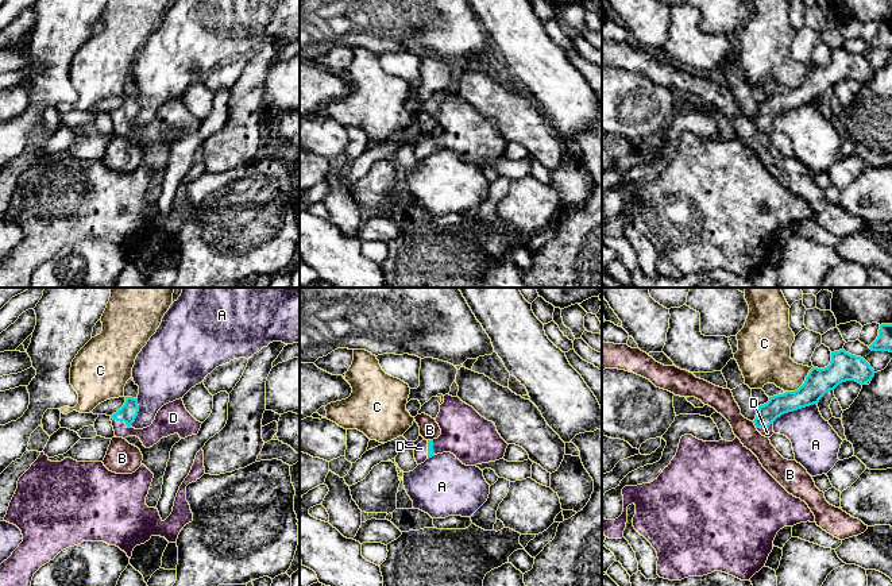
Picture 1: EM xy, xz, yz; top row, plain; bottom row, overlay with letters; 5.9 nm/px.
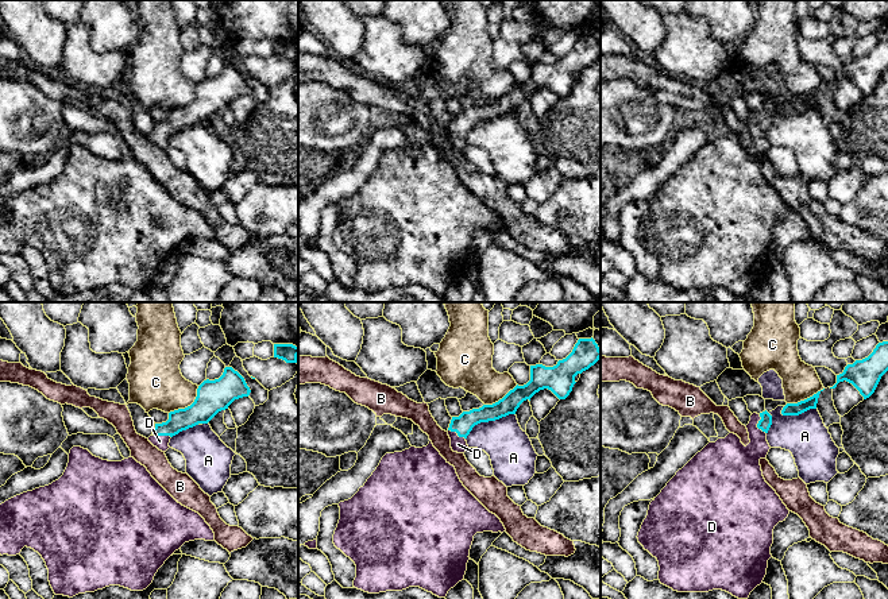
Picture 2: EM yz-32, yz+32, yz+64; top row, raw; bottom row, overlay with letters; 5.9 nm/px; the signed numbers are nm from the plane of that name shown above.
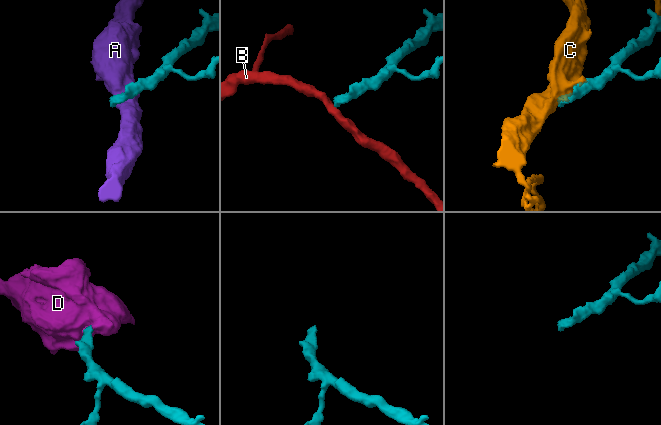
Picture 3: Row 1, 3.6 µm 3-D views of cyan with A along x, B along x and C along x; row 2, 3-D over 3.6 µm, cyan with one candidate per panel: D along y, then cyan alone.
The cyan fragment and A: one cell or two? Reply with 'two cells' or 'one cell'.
two cells

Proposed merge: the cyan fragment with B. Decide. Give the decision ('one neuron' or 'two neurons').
two neurons

